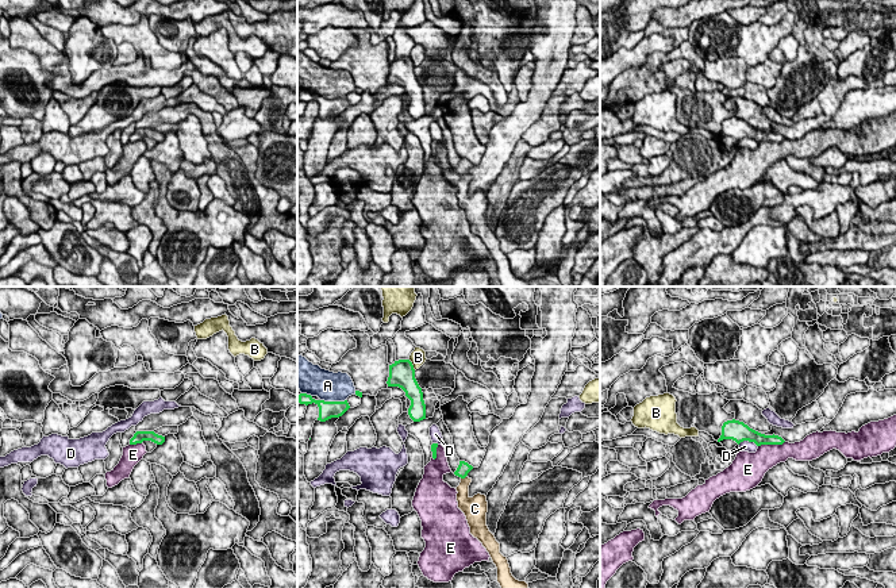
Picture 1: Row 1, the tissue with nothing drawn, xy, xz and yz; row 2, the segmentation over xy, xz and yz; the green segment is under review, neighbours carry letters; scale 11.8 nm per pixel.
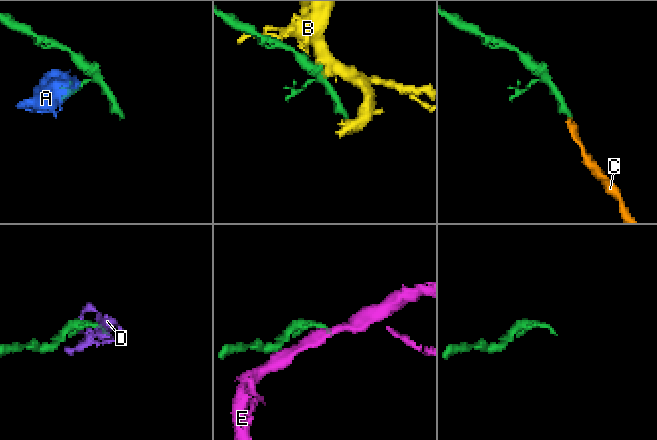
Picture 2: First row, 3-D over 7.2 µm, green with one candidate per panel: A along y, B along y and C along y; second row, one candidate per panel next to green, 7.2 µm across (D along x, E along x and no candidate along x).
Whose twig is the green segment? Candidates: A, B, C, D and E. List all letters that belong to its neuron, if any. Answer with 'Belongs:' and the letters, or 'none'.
Belongs: C

